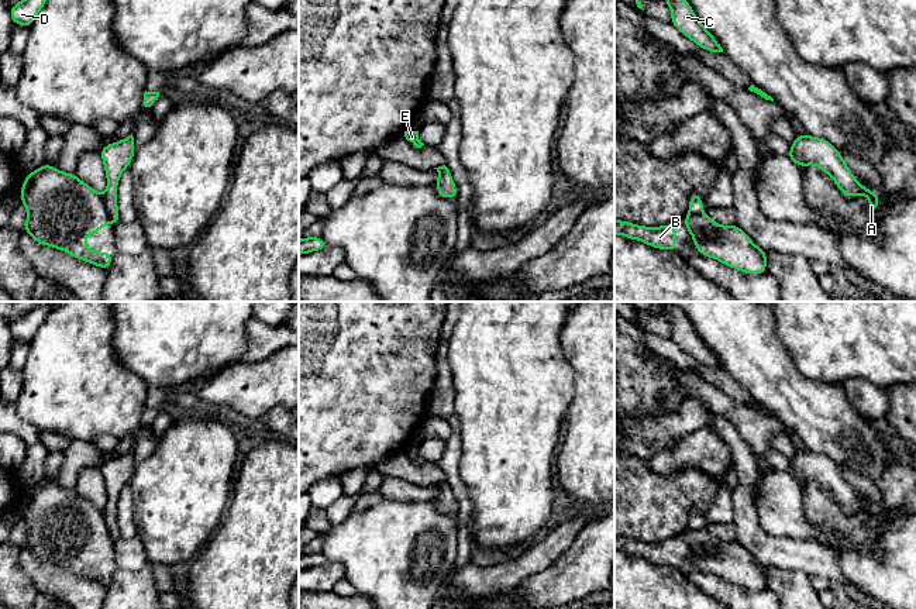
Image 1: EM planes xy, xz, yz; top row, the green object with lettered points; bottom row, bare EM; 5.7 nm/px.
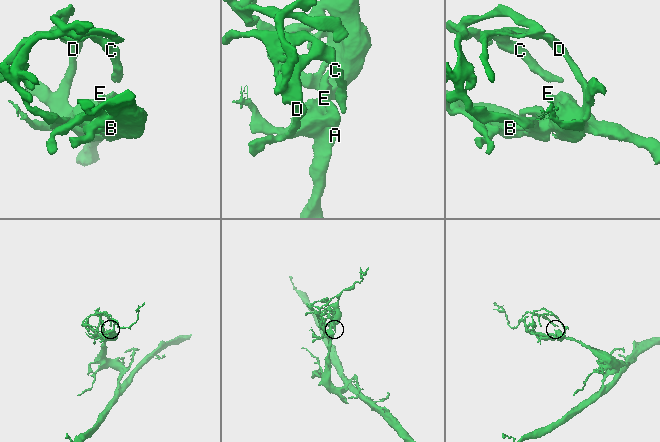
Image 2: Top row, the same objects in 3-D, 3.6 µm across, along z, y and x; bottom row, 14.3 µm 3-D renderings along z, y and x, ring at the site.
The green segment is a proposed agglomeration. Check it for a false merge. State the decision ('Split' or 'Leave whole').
Split

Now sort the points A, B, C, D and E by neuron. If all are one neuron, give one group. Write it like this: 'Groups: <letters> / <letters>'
Groups: A E / B C D

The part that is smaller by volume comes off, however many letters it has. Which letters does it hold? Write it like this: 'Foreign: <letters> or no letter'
Foreign: A, E

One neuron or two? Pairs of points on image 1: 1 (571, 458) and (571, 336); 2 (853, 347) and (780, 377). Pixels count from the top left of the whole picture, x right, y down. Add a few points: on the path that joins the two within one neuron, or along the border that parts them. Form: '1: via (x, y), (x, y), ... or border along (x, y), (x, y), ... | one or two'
1: via (588, 427), (588, 367) | one
2: border along (780, 341), (794, 365), (805, 377), (827, 385) | two

